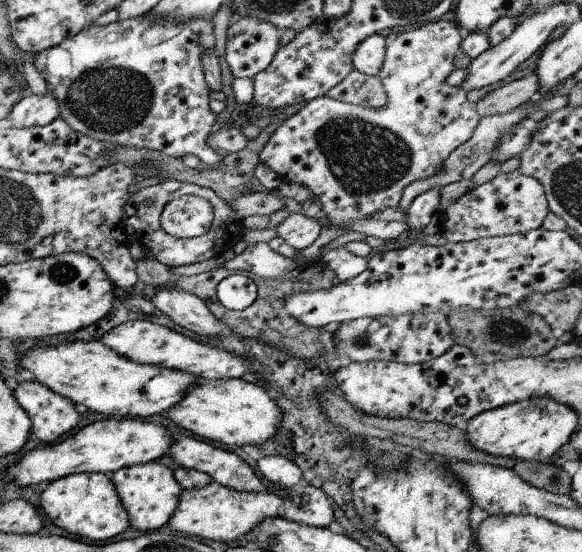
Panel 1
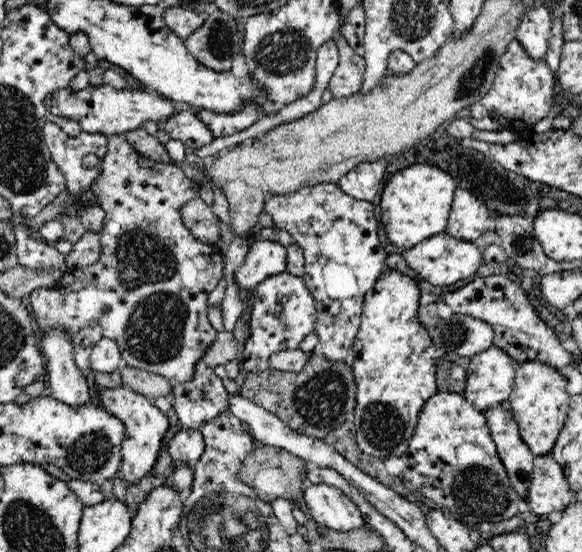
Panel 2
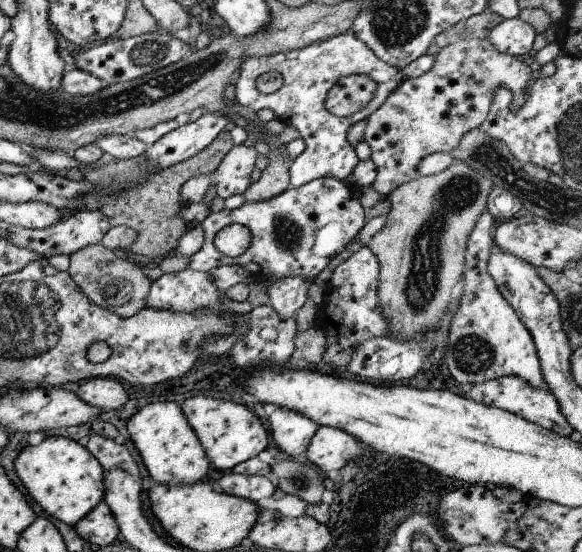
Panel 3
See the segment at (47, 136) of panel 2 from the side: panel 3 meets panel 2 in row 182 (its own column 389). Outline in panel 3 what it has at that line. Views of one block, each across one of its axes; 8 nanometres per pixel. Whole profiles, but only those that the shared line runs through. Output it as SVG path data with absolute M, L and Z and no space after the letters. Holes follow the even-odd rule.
M351 31L308 45L304 51L291 50L262 57L245 57L241 60L233 81L236 103L241 108L249 108L255 113L259 109L269 109L284 125L293 126L305 143L305 149L288 166L289 186L299 187L314 179L331 178L342 181L352 174L358 164L353 146L346 140L349 128L371 115L394 92L404 76L400 70L388 66L375 57L375 54L360 42ZM278 72L283 84L272 94L260 94L255 80L261 74ZM350 75L364 75L376 87L372 100L362 110L349 117L337 117L324 110L323 102L328 91L341 78Z

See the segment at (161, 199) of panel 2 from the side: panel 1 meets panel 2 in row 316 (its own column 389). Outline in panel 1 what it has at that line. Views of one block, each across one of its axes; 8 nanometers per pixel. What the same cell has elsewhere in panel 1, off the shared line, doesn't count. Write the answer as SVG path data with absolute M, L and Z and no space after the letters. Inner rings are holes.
M435 20L413 30L387 35L384 38L384 61L377 74L377 77L380 78L380 84L386 92L386 103L384 105L379 108L360 107L359 105L344 103L325 96L314 98L306 102L305 106L302 106L297 113L285 119L271 132L267 142L259 151L259 160L273 170L281 181L302 184L309 190L311 197L319 202L322 212L333 225L347 225L354 221L364 221L365 219L371 219L371 214L377 212L377 210L397 207L405 186L413 181L433 176L435 171L441 168L442 162L447 158L447 155L472 135L473 129L478 123L479 117L474 111L473 104L465 98L466 92L458 86L450 87L444 83L445 77L454 69L453 57L458 51L461 41L461 34L459 34L459 29L453 21Z

